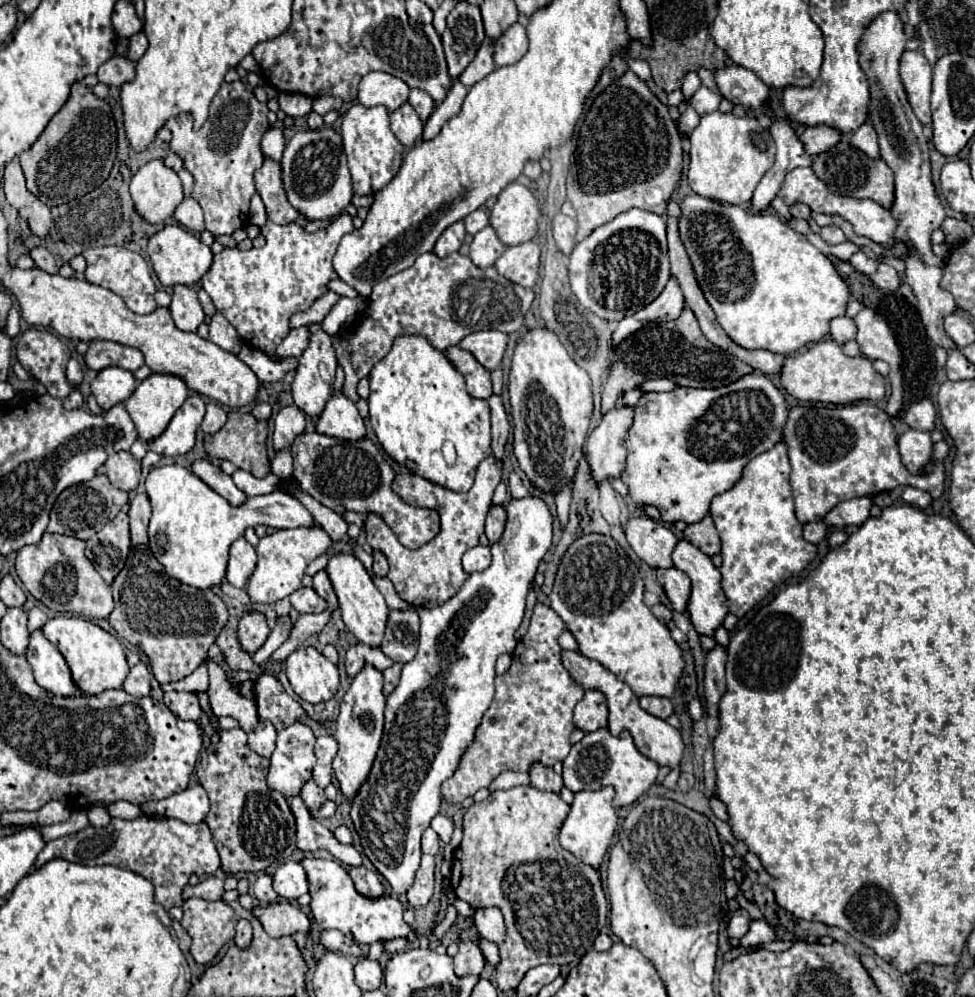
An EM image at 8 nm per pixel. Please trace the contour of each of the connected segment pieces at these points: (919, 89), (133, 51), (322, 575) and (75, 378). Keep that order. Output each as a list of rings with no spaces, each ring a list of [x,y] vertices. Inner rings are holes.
[[[904,51],[900,59],[900,77],[916,117],[932,117],[930,113],[932,65],[928,63],[922,51]]]
[[[136,33],[136,35],[132,35],[132,37],[130,37],[128,59],[136,63],[136,61],[146,53],[146,49],[148,49],[148,39],[146,39],[146,35],[144,35],[144,33]]]
[[[318,571],[312,579],[314,579],[314,589],[316,589],[316,593],[318,593],[322,599],[326,599],[332,609],[336,609],[336,607],[338,607],[338,599],[336,599],[336,593],[334,593],[334,589],[332,589],[332,583],[330,583],[326,571]]]
[[[70,359],[68,367],[66,367],[66,377],[68,377],[70,385],[74,385],[74,387],[78,387],[82,383],[82,369],[76,359]]]

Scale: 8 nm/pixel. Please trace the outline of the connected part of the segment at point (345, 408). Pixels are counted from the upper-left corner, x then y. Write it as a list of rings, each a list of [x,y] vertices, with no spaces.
[[[332,395],[316,419],[316,431],[338,437],[338,439],[362,439],[364,437],[364,421],[356,409],[356,405],[344,395]]]

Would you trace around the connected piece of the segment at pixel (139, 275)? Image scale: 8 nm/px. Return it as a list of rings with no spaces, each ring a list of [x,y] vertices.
[[[96,247],[96,249],[86,249],[86,253],[82,253],[86,259],[86,279],[94,285],[106,287],[110,291],[114,291],[116,295],[120,295],[126,303],[126,307],[134,313],[150,313],[156,309],[154,303],[154,281],[150,277],[150,269],[146,265],[146,261],[124,247]]]

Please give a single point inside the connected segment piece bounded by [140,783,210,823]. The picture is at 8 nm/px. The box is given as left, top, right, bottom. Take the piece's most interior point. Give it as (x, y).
(192, 805)

